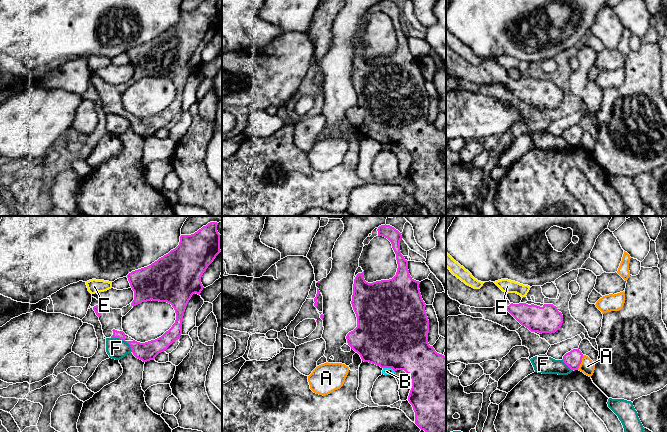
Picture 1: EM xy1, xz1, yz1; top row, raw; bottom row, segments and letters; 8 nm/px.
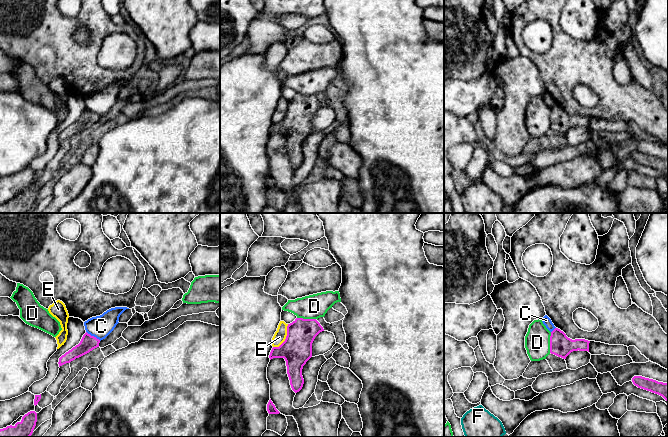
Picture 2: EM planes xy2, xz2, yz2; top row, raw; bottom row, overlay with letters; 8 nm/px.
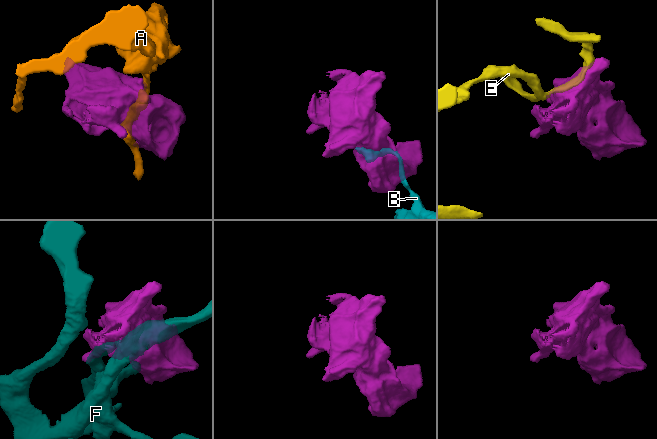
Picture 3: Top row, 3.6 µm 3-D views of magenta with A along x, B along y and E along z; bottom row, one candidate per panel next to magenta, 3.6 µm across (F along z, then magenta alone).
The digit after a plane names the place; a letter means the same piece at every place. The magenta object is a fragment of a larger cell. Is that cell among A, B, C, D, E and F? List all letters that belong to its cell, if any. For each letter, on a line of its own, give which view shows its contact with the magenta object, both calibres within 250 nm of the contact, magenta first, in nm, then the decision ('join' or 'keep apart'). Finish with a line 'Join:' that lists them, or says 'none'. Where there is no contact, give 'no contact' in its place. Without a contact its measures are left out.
A: yz1 | 140/120 nm | keep apart
B: xz1 | 500/60 nm | keep apart
C: xy2 | 120/180 nm | keep apart
D: yz2 | 180/200 nm | keep apart
E: xz2 | 240/100 nm | keep apart
F: xy1 | 60/160 nm | keep apart
Join: none

